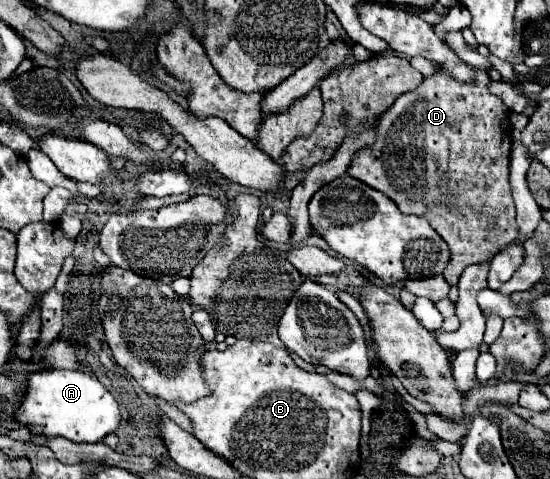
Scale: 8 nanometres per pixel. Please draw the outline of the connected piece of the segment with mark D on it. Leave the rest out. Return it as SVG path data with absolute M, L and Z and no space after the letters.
M441 70L435 76L425 78L415 92L399 96L375 126L375 146L363 148L363 152L351 160L351 168L347 172L389 196L403 214L425 216L429 220L451 248L451 262L443 272L451 286L457 286L463 268L491 260L497 250L511 244L519 234L509 184L509 150L513 142L509 108L501 98L489 92L489 74L481 70L475 72L477 84L463 84Z

